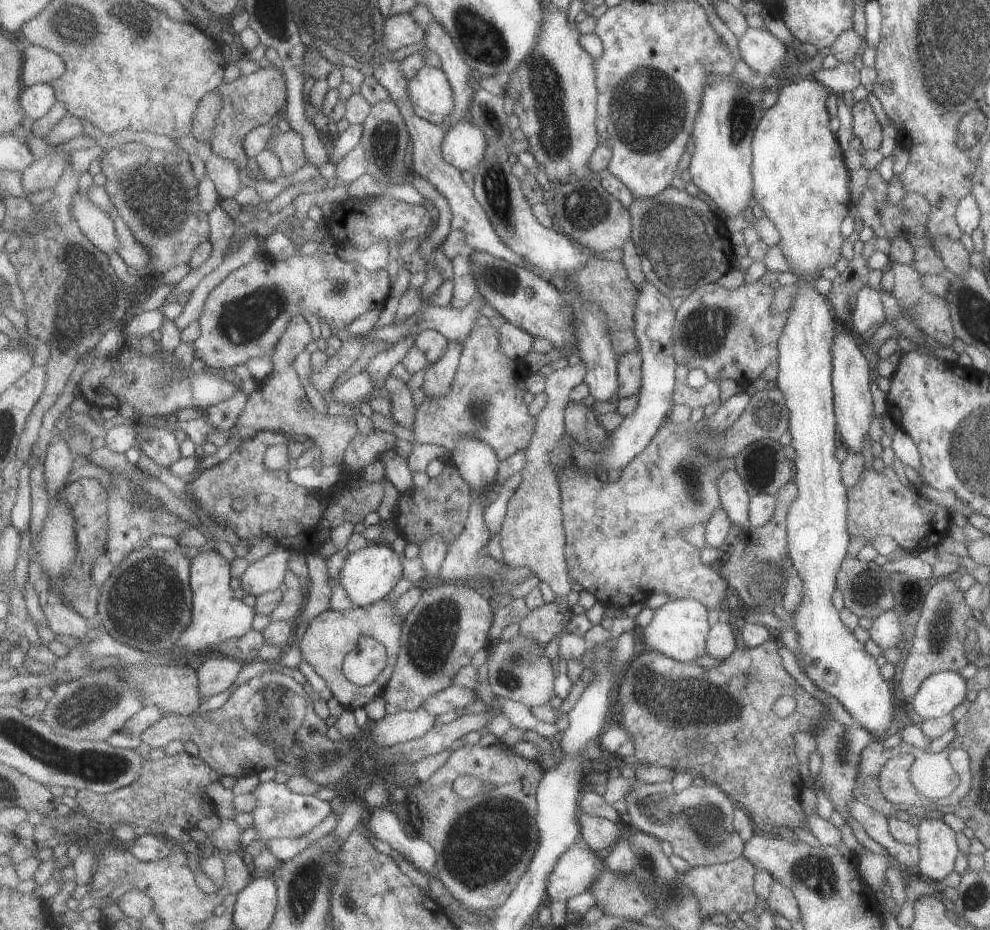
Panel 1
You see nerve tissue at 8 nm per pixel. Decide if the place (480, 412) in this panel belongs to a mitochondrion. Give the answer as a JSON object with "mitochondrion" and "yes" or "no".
{"mitochondrion":"yes"}

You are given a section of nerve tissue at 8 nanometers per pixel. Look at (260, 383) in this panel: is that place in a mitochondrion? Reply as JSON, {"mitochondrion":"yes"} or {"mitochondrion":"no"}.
{"mitochondrion":"no"}

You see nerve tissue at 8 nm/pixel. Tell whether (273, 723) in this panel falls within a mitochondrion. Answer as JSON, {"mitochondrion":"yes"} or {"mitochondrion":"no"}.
{"mitochondrion":"yes"}

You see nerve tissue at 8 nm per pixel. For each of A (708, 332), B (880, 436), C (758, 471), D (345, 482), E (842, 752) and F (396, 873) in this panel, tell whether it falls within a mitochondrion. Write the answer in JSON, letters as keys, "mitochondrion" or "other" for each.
{"A":"mitochondrion","B":"other","C":"mitochondrion","D":"other","E":"mitochondrion","F":"other"}

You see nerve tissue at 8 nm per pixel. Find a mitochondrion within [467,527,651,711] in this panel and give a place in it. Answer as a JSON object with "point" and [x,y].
{"point":[510,671]}

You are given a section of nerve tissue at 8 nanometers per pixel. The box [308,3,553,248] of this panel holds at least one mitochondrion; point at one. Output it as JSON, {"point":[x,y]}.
{"point":[483,42]}

